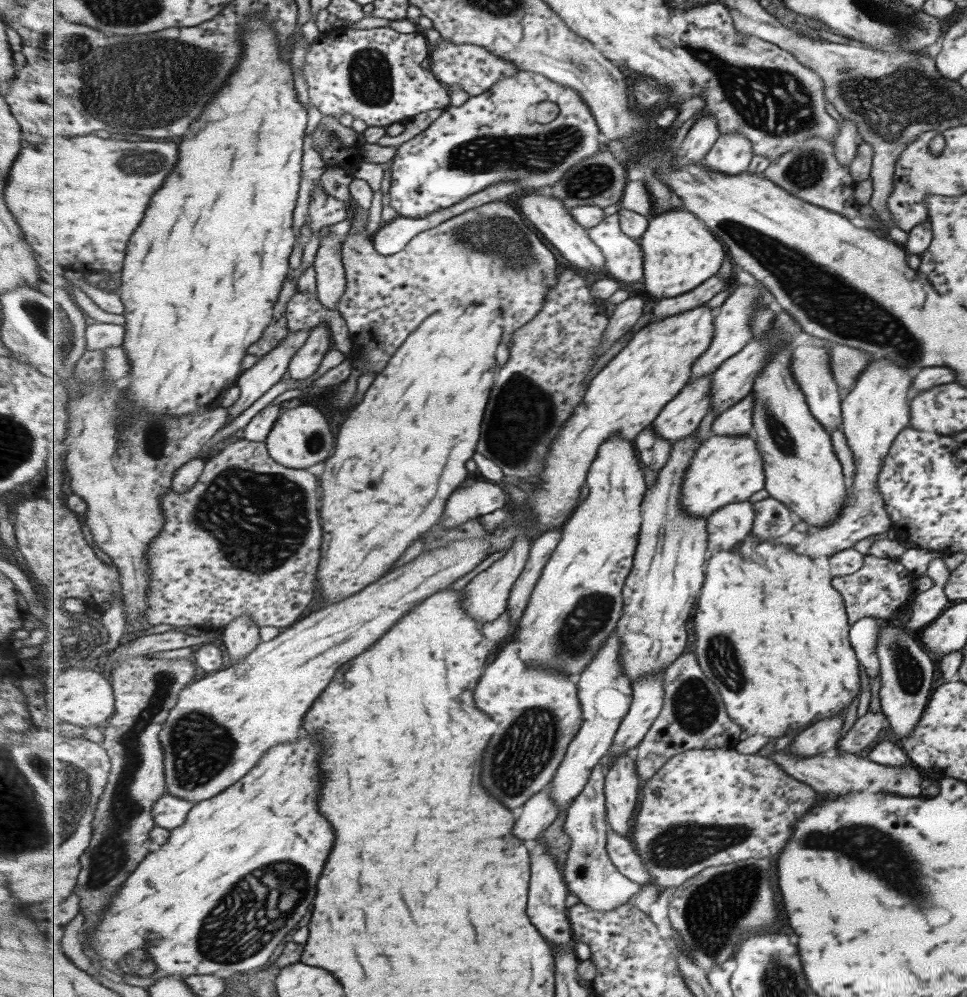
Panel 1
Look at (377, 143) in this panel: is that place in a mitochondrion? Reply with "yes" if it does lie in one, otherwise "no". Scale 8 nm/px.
no

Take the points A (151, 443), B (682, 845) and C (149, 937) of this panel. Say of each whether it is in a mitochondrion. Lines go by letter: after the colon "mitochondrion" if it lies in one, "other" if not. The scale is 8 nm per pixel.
A: mitochondrion
B: mitochondrion
C: mitochondrion

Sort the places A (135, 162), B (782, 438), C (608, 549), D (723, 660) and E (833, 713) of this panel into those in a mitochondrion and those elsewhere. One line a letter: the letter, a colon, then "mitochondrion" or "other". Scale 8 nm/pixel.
A: mitochondrion
B: mitochondrion
C: other
D: mitochondrion
E: other

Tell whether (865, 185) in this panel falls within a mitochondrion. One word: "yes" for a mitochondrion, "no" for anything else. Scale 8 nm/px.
no

